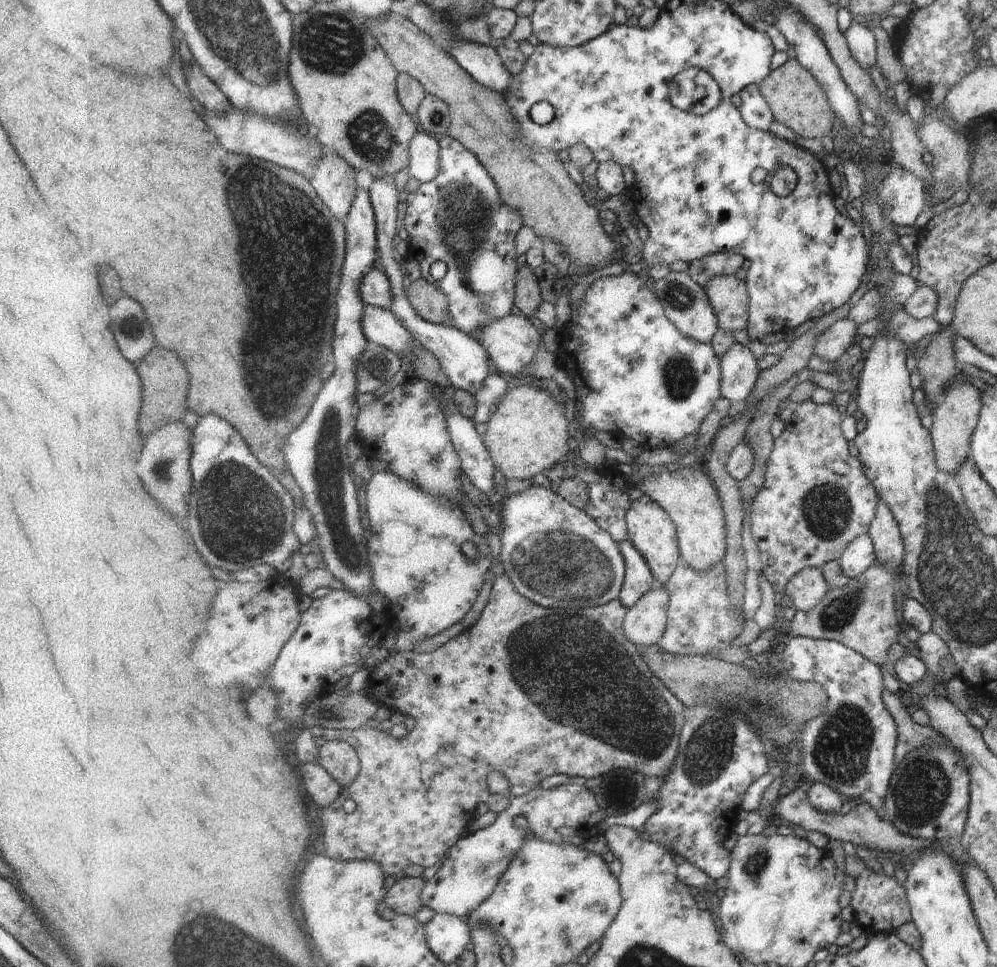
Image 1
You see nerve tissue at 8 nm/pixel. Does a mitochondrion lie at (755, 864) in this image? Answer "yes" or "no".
yes

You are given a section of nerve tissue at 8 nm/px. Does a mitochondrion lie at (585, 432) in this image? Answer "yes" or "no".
no

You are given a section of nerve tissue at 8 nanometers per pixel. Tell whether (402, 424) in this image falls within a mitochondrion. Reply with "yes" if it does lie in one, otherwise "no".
no

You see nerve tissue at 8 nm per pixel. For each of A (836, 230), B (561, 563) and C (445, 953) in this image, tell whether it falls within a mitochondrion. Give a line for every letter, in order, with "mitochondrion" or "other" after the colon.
A: other
B: mitochondrion
C: other

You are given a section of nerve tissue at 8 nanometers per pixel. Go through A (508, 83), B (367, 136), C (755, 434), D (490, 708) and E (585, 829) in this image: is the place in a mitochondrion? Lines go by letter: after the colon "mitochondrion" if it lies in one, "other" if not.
A: other
B: mitochondrion
C: other
D: other
E: other

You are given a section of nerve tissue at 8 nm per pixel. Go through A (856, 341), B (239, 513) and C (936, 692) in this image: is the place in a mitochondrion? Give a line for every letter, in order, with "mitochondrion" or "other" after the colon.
A: other
B: mitochondrion
C: other

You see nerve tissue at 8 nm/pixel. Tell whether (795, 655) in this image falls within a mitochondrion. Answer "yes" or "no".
no

